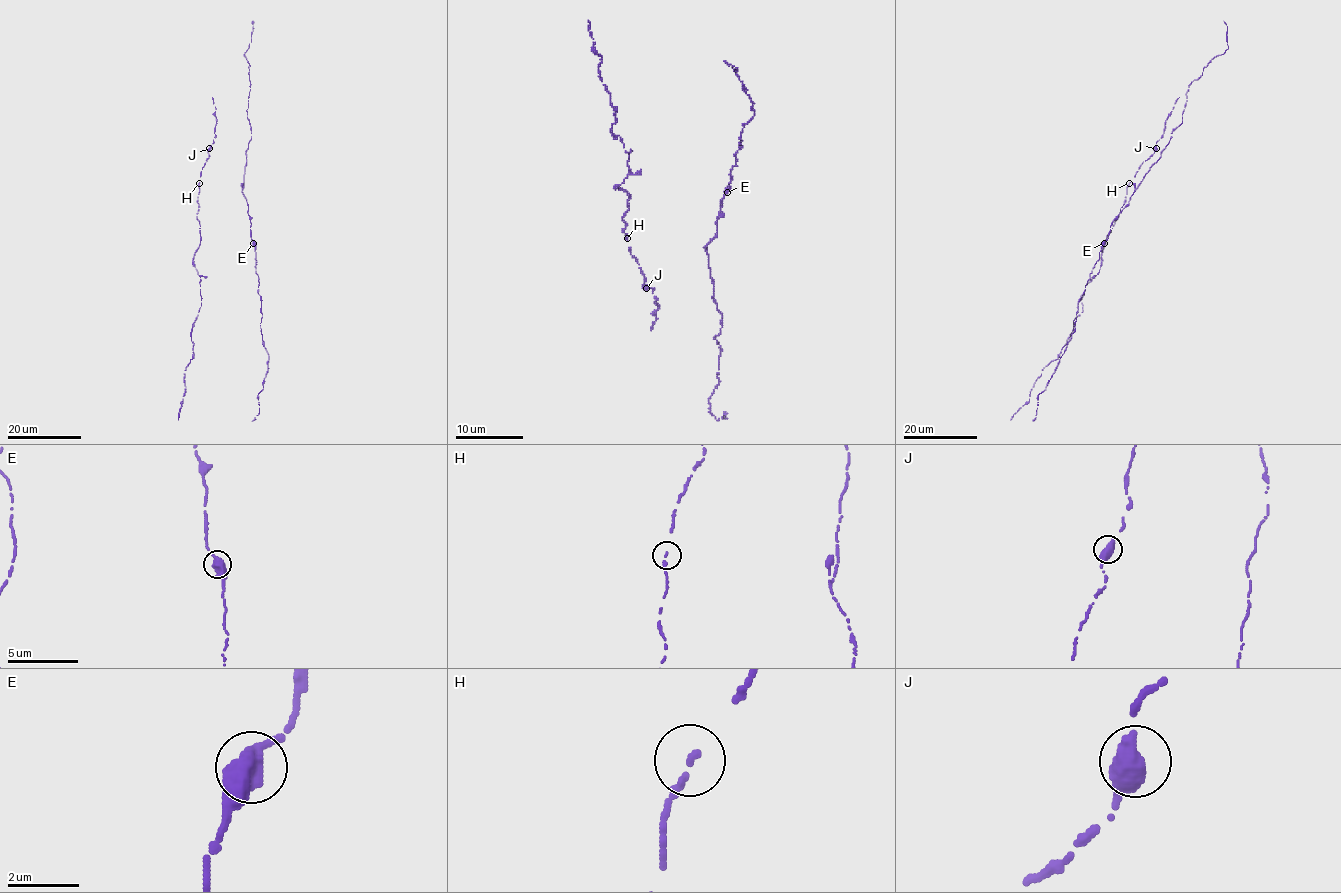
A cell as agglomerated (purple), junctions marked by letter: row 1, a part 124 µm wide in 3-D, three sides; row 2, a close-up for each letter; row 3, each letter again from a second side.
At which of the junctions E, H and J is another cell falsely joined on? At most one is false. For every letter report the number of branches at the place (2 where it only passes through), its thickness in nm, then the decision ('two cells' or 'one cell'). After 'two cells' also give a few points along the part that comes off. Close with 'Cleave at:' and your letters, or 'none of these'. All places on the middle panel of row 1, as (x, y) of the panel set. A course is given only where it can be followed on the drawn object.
E: 2 | 500 nm | one cell
H: 1 | 220 nm | one cell
J: 2 | 440 nm | one cell
Cleave at: none of these

